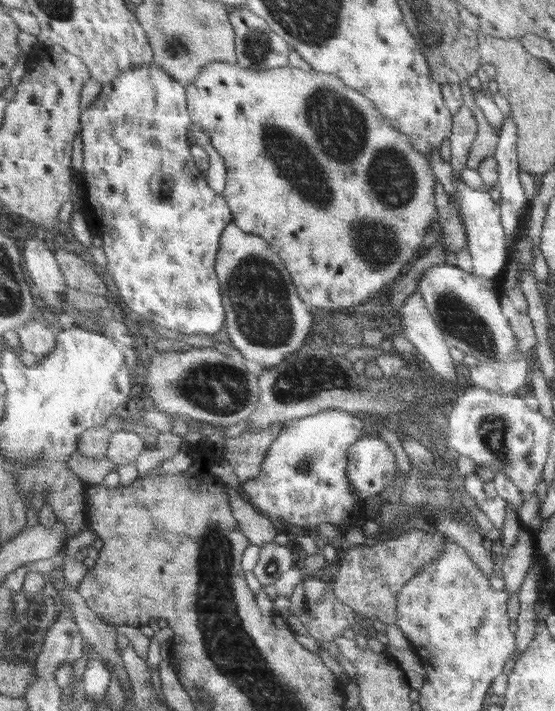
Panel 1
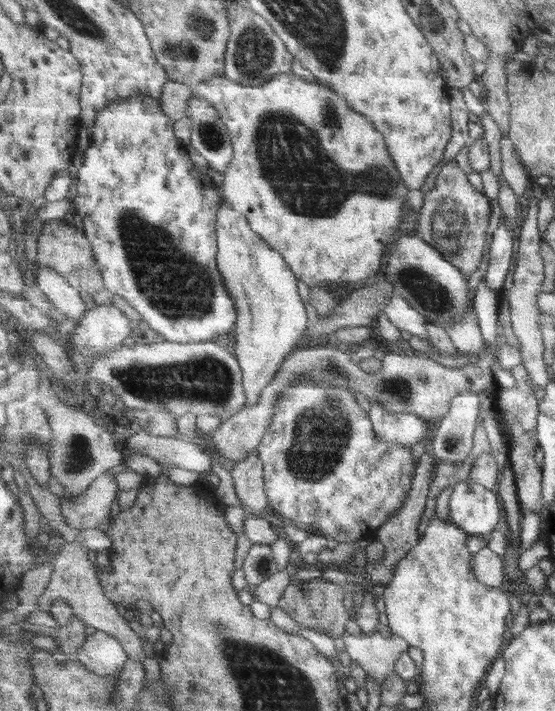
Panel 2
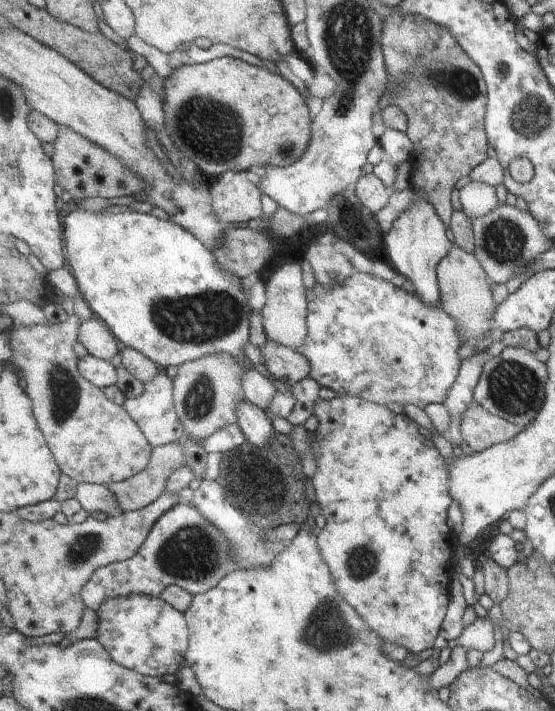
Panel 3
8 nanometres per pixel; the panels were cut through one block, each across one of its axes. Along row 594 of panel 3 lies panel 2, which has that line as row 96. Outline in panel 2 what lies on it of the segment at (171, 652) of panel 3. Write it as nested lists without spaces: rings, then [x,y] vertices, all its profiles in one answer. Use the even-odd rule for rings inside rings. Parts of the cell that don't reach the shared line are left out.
[[[135,95],[123,102],[109,104],[105,110],[101,110],[96,116],[93,128],[90,130],[89,146],[84,153],[84,162],[77,172],[76,192],[74,199],[76,212],[80,216],[79,224],[92,243],[96,261],[104,275],[106,288],[114,294],[120,295],[141,316],[142,320],[156,330],[169,342],[207,342],[217,339],[221,334],[228,334],[236,326],[238,317],[235,301],[226,289],[223,275],[218,267],[218,236],[216,224],[218,212],[222,203],[222,191],[207,173],[199,172],[195,164],[189,158],[185,144],[177,138],[175,122],[163,112],[159,100],[149,98],[149,95]]]

